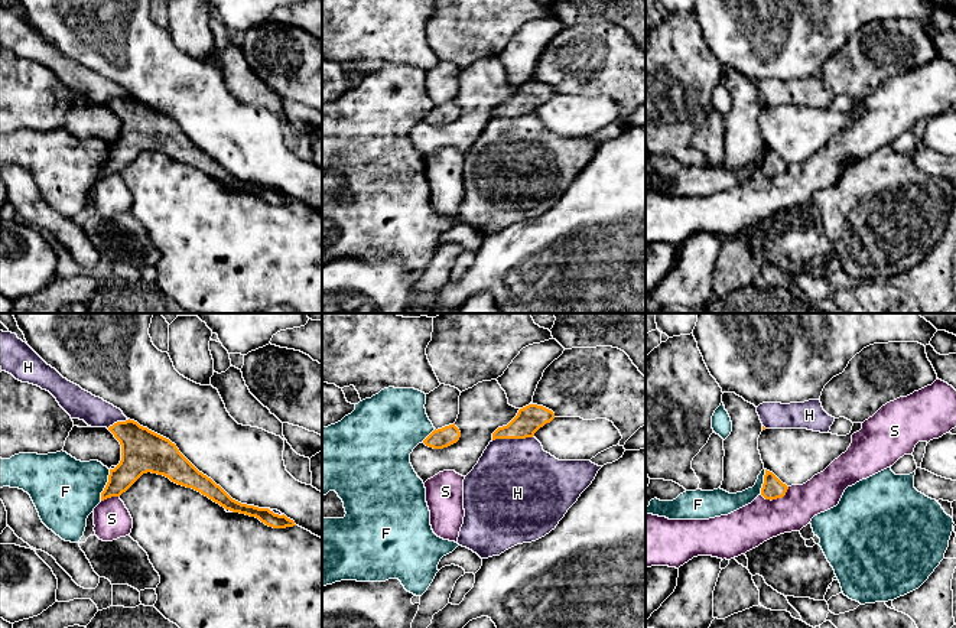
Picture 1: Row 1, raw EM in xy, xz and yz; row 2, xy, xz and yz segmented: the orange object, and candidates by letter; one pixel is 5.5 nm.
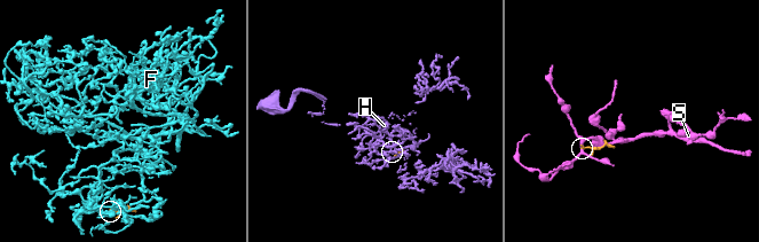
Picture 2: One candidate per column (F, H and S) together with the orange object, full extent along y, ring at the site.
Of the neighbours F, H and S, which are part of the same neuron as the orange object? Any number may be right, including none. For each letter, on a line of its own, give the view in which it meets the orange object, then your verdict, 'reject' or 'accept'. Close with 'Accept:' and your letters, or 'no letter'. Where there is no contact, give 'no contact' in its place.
F: meets orange in xy; reject
H: meets orange in xz; reject
S: meets orange in yz; reject
Accept: no letter

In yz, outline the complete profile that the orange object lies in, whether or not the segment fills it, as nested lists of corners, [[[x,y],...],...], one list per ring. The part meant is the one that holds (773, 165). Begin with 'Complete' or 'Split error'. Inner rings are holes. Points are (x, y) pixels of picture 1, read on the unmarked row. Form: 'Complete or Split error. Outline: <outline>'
Complete. Outline: [[[765,146],[764,160],[761,165],[761,172],[765,176],[777,176],[783,175],[787,169],[788,163],[783,160],[773,149]]]

